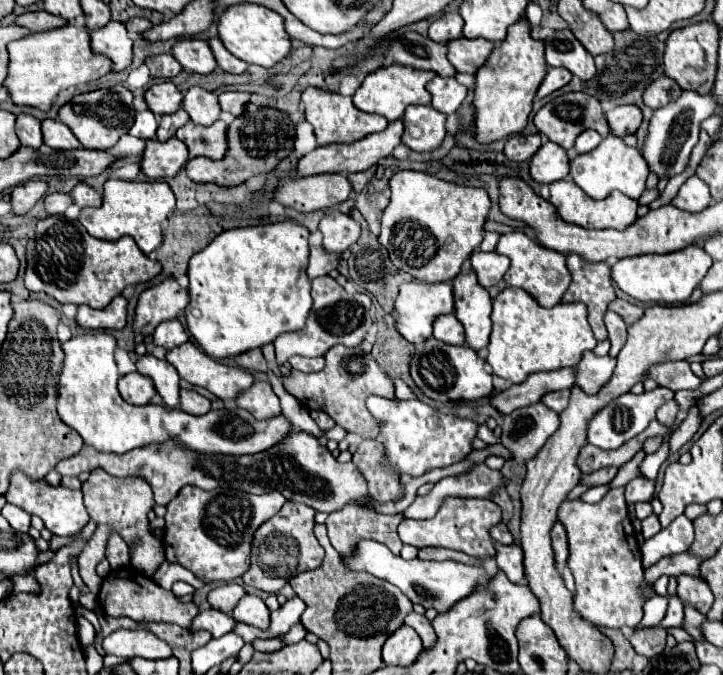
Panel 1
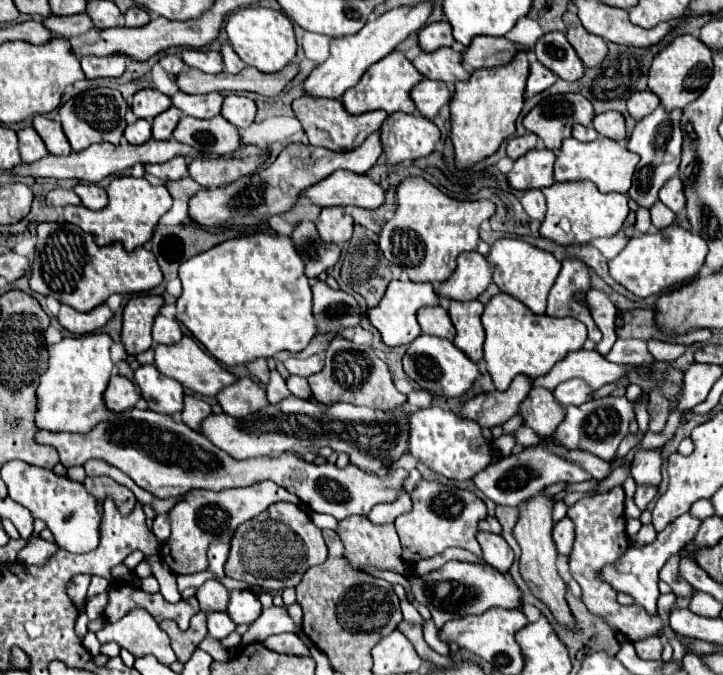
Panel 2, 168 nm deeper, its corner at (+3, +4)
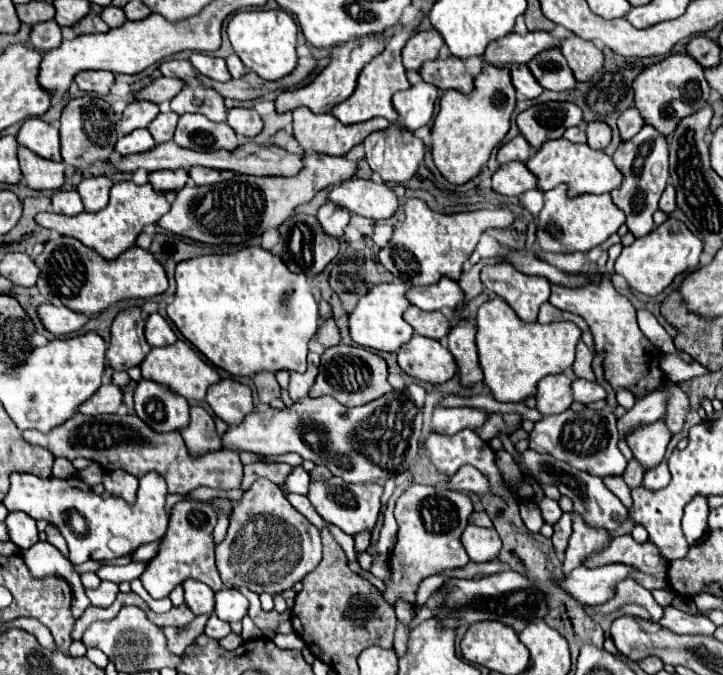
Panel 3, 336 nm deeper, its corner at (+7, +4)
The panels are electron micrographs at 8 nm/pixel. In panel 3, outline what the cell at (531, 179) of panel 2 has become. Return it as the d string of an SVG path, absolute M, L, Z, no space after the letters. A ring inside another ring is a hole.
M509 162L499 166L493 174L491 188L503 196L519 196L531 188L537 188L537 178L521 162Z

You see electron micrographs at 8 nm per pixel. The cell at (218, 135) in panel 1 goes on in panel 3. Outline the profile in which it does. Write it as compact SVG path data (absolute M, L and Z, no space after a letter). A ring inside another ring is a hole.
M183 114L175 130L175 144L189 150L211 152L211 150L233 150L239 140L229 124L217 124L201 114Z

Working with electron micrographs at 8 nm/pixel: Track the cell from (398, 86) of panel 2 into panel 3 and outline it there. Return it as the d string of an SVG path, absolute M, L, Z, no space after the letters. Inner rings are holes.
M417 14L417 18L411 22L411 24L405 24L399 32L395 32L387 44L385 44L385 50L379 52L359 74L357 78L357 88L353 92L353 96L349 96L349 100L343 100L341 104L337 104L331 114L341 122L341 124L359 124L359 122L367 122L371 118L387 118L389 122L395 122L397 120L397 112L391 104L391 98L395 92L399 90L405 90L409 88L409 80L407 80L407 72L403 68L403 62L401 62L401 48L405 46L405 42L417 32L417 26L421 24L425 14Z

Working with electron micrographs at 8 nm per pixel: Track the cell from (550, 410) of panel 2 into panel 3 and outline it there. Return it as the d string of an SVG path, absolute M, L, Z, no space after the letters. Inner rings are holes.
M567 374L545 376L537 384L537 410L543 416L565 412L573 404L571 382L573 382L573 376L567 376Z

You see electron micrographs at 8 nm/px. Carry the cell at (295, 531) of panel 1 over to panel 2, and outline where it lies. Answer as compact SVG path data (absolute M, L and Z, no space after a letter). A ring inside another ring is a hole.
M271 504L257 518L241 524L231 540L231 554L225 564L225 574L235 580L257 584L265 590L285 590L297 586L303 572L327 560L327 546L321 530L311 522L309 514L295 504Z

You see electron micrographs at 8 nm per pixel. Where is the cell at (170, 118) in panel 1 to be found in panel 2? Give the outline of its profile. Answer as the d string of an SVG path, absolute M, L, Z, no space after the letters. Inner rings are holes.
M171 106L169 110L165 110L159 116L155 116L153 118L153 138L155 140L169 140L173 130L175 130L175 126L181 120L181 116L183 116L183 112L179 108L175 108L175 106Z

